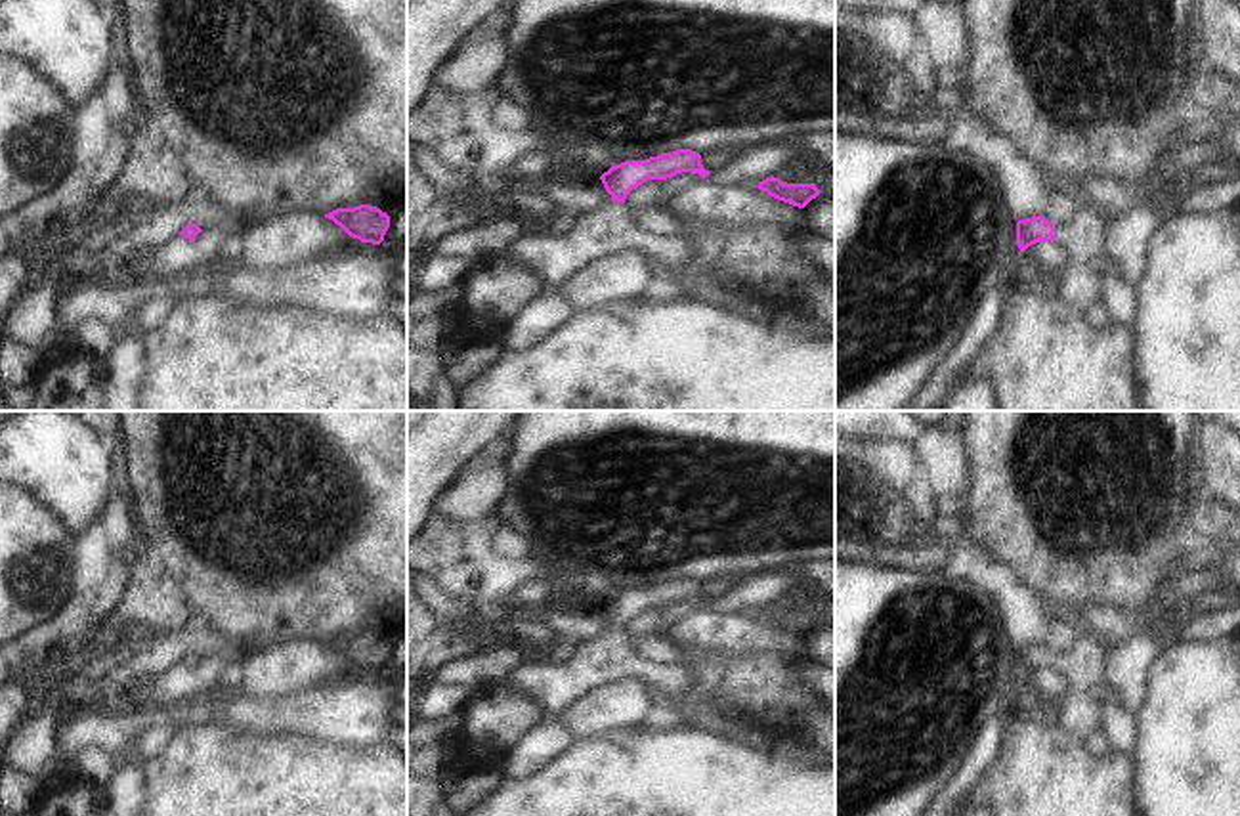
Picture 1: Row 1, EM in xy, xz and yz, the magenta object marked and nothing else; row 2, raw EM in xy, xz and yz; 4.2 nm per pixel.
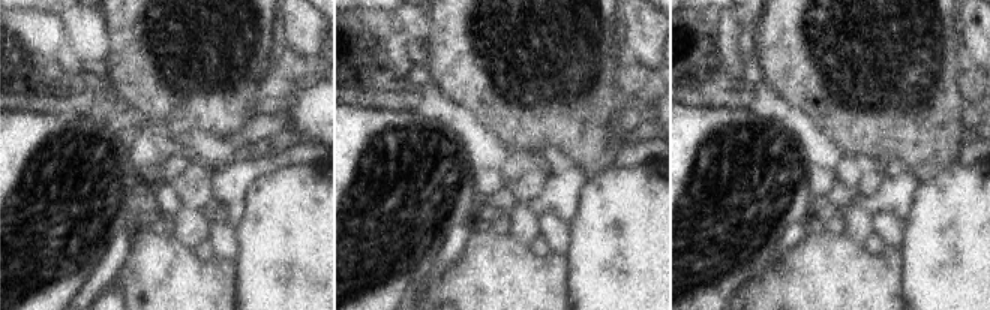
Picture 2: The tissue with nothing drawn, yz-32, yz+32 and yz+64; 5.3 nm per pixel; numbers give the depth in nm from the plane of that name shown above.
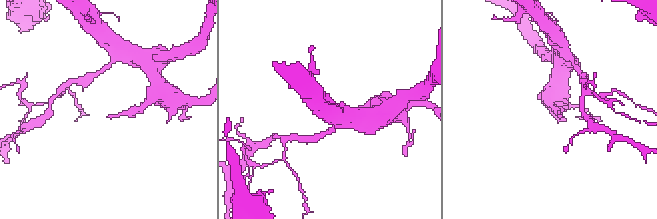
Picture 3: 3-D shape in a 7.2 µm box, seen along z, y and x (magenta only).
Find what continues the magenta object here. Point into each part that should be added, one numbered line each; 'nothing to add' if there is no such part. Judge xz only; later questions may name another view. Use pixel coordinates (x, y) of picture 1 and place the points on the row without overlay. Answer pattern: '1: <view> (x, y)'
1: xz (608, 658)

